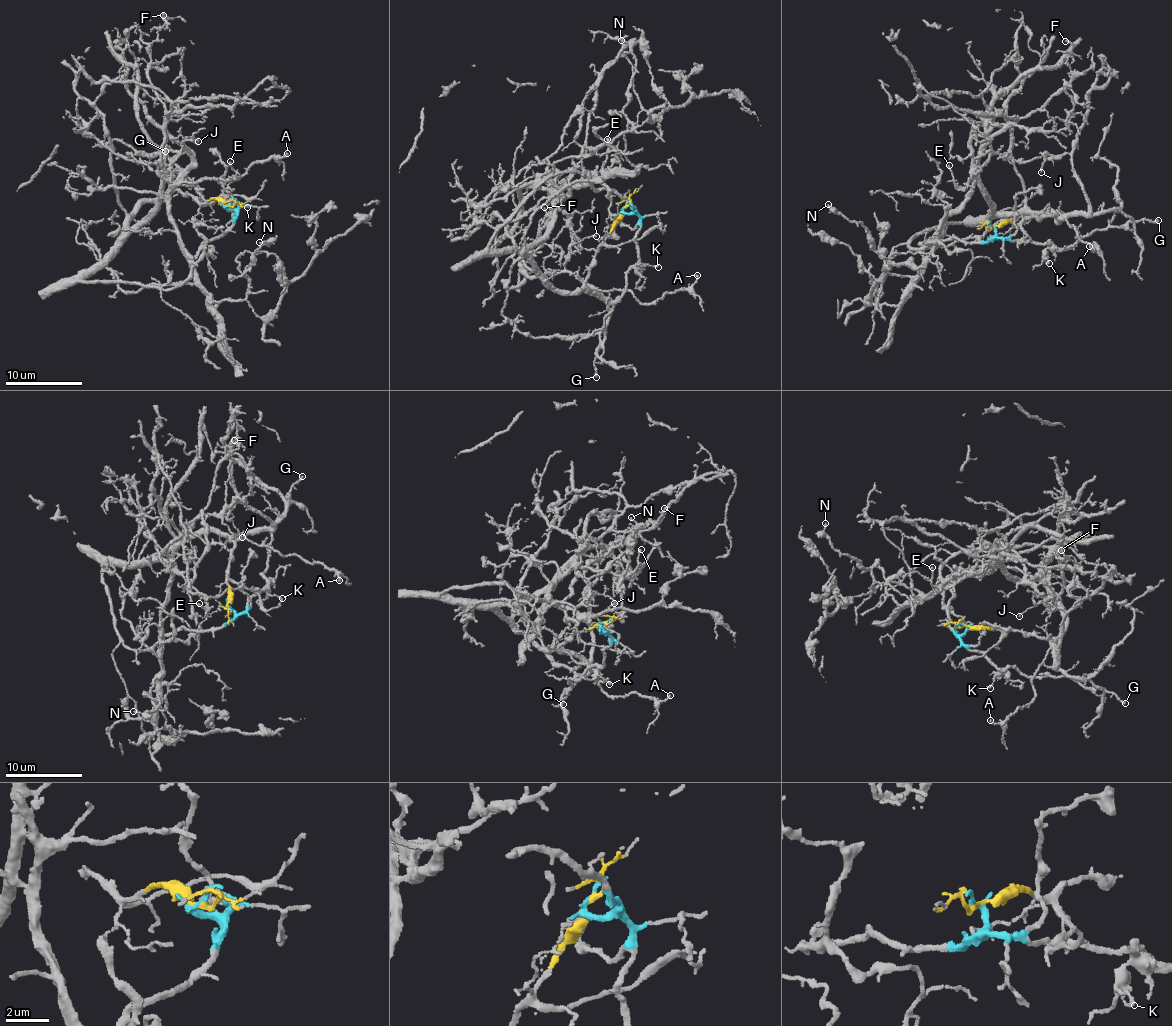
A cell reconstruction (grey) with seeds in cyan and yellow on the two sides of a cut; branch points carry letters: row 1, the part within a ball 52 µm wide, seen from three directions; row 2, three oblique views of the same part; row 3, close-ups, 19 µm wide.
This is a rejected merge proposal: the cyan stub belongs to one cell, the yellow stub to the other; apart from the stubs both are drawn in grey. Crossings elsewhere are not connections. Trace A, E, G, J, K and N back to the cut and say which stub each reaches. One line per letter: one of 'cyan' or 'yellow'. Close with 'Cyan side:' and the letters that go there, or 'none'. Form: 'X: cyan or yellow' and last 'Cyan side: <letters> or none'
A: yellow
E: cyan
G: cyan
J: yellow
K: cyan
N: cyan
Cyan side: E, G, K, N

